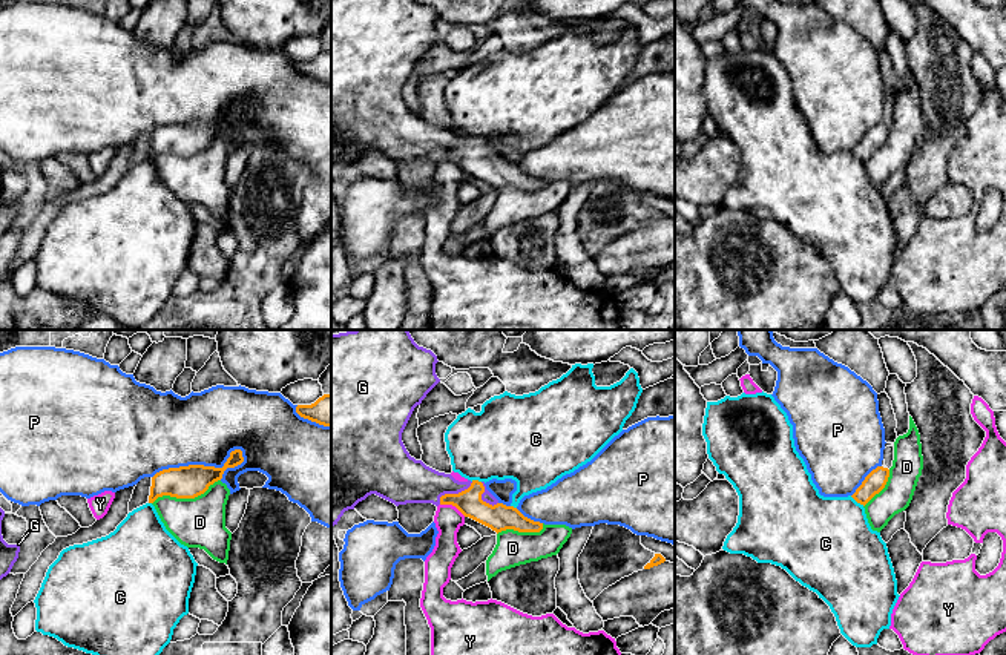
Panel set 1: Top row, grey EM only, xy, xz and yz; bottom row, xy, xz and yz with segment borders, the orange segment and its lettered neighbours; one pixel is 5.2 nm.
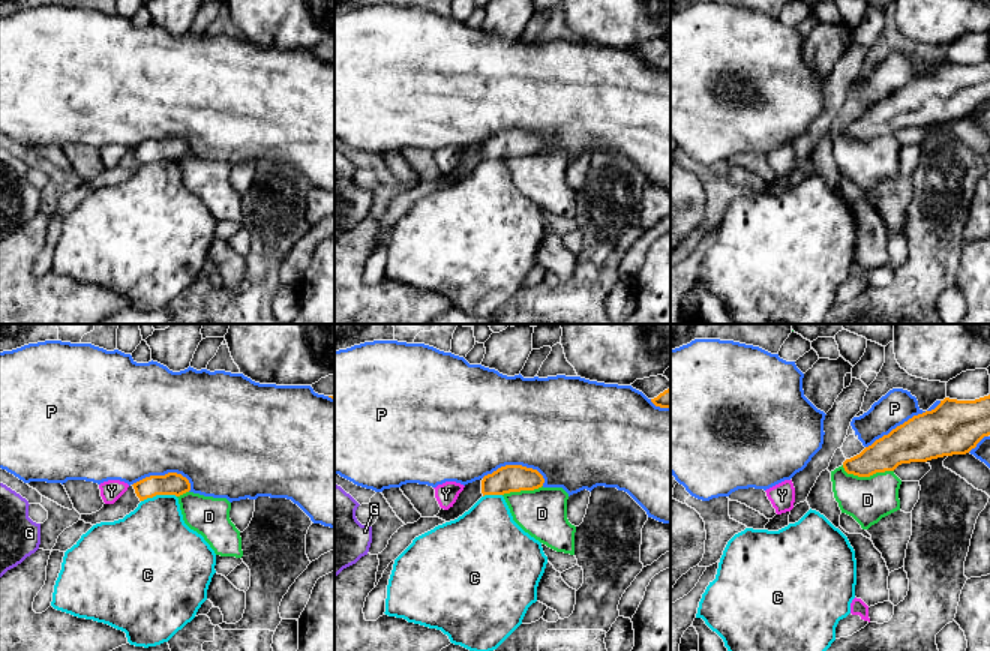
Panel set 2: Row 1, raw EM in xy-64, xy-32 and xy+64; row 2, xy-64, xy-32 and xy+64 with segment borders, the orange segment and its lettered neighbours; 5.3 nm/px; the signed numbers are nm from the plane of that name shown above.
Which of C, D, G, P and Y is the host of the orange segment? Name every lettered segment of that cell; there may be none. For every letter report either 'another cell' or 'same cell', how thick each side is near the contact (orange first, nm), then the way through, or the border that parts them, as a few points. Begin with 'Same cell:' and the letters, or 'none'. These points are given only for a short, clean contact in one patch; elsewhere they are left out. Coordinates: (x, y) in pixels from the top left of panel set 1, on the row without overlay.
Same cell: G
C: another cell; 110 nm thick on the orange side, 440 nm on the other
D: another cell; 180 nm thick on the orange side, 260 nm on the other
G: same cell; 140 nm thick on the orange side, 240 nm on the other; runs through xz (468, 158), (460, 151), (453, 151), (442, 144), (408, 137)
P: another cell; 180 nm thick on the orange side, 380 nm on the other
Y: another cell; 140 nm thick on the orange side, 150 nm on the other; border along xz (440, 160), (450, 160), (465, 172)

